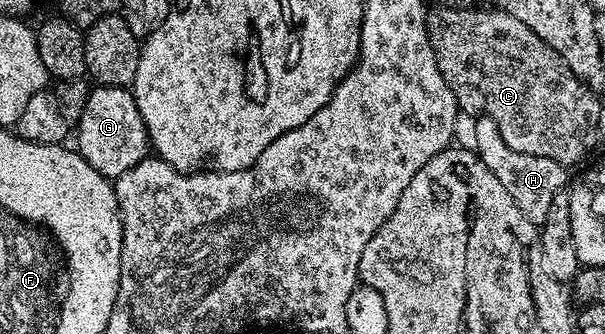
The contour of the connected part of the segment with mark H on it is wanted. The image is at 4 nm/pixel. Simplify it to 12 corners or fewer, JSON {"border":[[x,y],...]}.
{"border":[[476,116],[476,155],[539,226],[569,169],[512,150]]}

